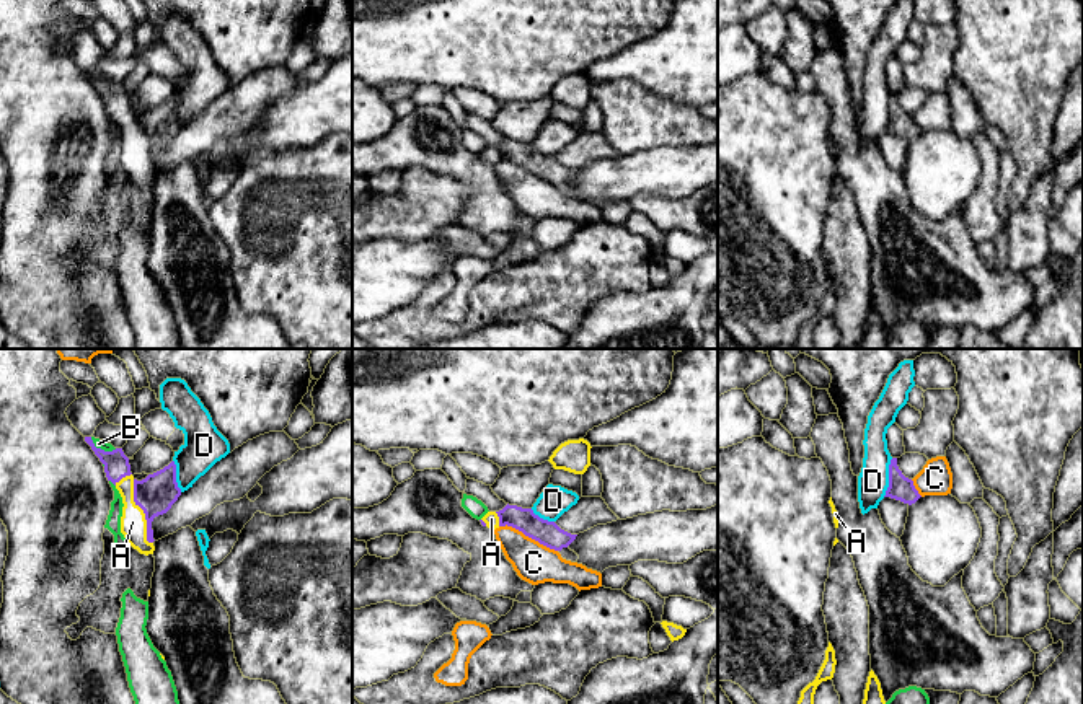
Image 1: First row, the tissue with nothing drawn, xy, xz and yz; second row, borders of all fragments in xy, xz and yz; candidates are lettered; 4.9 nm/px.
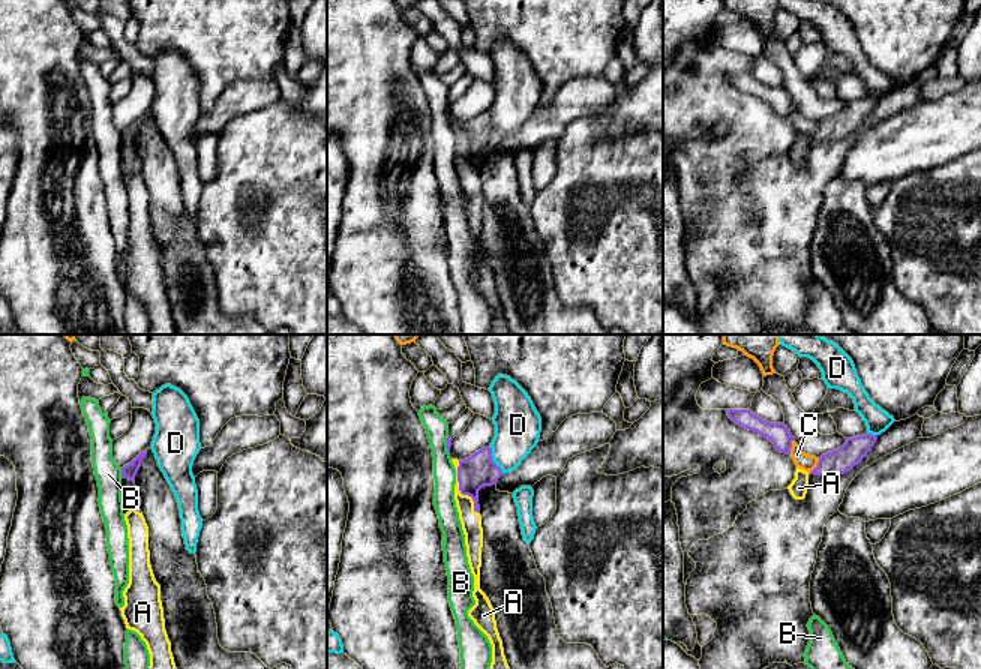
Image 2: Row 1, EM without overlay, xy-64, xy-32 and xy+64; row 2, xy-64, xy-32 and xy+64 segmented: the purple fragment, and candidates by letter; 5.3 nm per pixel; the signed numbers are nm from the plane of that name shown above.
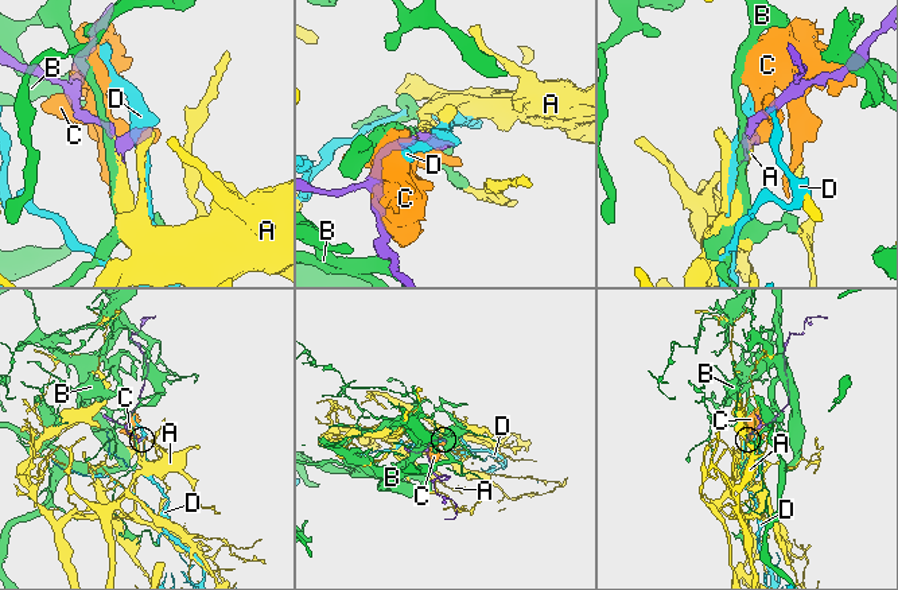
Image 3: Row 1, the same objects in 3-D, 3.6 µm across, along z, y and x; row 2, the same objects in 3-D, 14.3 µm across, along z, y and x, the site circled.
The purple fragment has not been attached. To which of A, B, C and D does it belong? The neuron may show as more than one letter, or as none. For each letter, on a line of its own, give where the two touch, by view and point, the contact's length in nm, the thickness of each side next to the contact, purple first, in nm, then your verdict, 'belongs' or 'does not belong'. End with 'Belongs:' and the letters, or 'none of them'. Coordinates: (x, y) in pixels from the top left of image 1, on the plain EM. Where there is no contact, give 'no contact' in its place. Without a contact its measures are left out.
A: contact xy (144, 147); length 340 nm; calibres 200 and 130 nm; belongs
B: contact xy (100, 83); length 150 nm; calibres 130 and 50 nm; does not belong
C: contact xz (529, 171); length 320 nm; calibres 120 and 200 nm; does not belong
D: contact yz (889, 113); length 200 nm; calibres 120 and 160 nm; does not belong
Belongs: A

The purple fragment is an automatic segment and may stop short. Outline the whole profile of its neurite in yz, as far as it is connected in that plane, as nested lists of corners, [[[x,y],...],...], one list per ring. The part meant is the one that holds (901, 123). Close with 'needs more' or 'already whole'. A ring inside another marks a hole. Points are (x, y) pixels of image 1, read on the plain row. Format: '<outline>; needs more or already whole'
[[[897,93],[891,95],[889,99],[889,122],[884,132],[900,135],[904,139],[915,139],[922,130],[913,121],[913,116],[905,112],[897,101]]]; already whole

